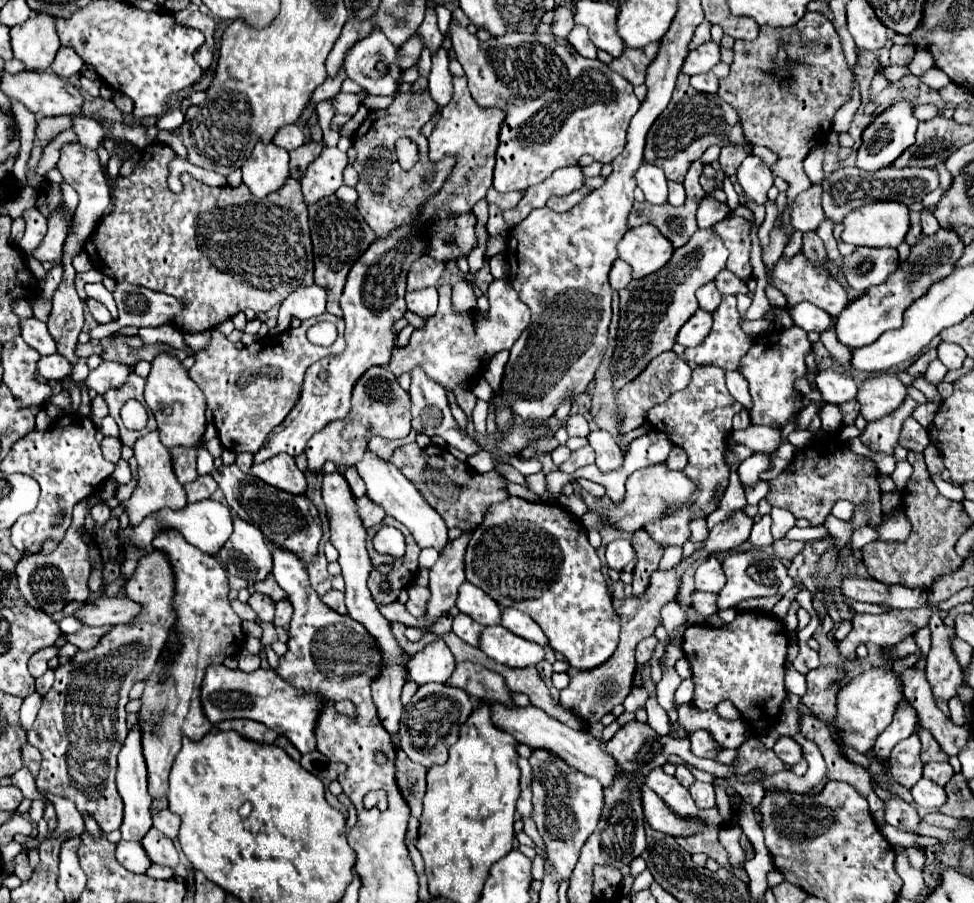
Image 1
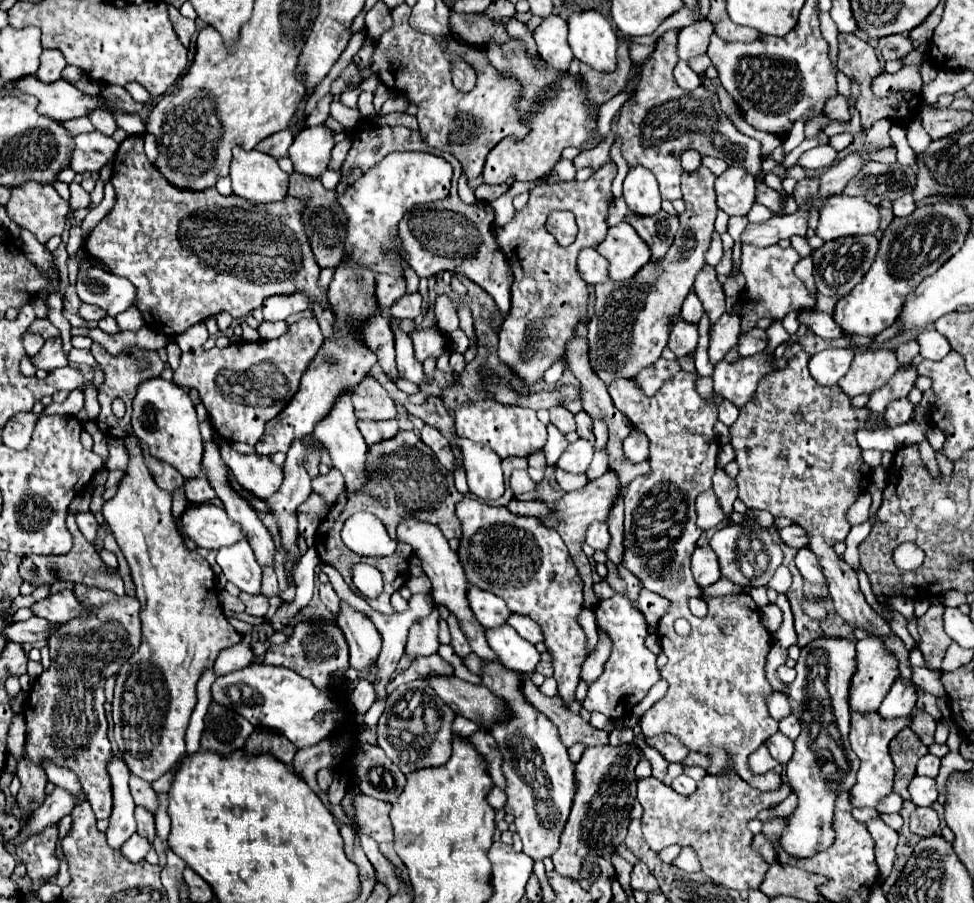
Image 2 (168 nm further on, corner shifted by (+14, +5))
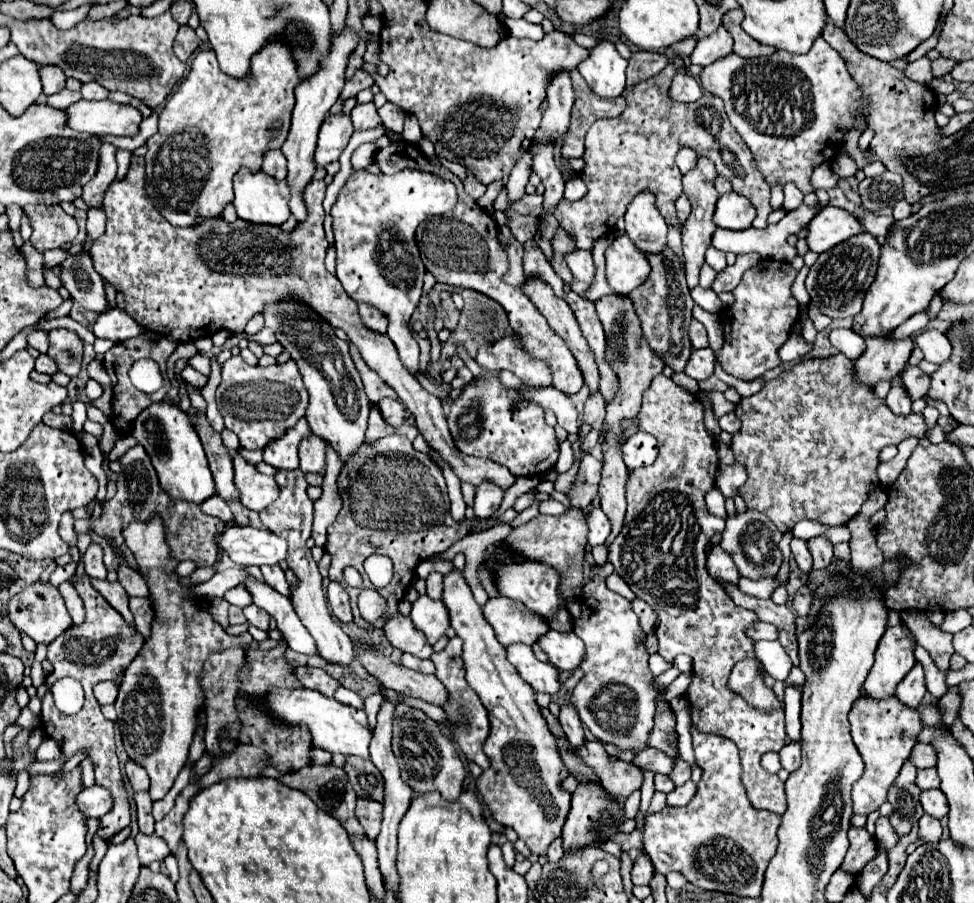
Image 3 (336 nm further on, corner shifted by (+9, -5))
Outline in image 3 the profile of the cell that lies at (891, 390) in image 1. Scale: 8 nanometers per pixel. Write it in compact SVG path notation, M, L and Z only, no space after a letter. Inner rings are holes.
M891 334L885 336L863 336L867 342L867 350L859 360L855 360L857 378L867 384L875 386L879 380L893 380L899 372L903 372L909 354L913 350L913 338L893 338Z

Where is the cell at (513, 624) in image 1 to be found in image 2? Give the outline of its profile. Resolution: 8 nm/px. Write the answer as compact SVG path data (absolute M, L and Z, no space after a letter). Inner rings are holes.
M510 614L508 624L510 624L524 640L528 640L528 642L532 642L532 644L538 644L538 642L544 640L544 638L542 638L542 630L538 630L538 624L534 624L530 618L526 618L526 616L522 616L522 614Z

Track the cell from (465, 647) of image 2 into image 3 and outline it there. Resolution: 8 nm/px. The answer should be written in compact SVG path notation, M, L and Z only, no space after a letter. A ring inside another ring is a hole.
M459 636L451 638L449 644L445 646L445 650L435 652L431 656L433 664L435 664L435 676L437 680L445 686L447 690L447 702L441 706L441 710L447 714L449 720L449 732L453 736L453 742L459 744L461 752L467 756L467 760L473 760L475 764L479 764L483 770L487 768L489 760L483 752L483 742L489 736L489 718L487 718L487 710L481 704L479 696L469 688L469 684L465 682L465 672L463 672L463 660L461 660L461 640Z

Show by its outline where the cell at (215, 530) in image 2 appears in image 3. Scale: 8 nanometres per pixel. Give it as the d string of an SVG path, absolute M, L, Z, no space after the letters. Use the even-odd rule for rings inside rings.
M227 526L217 544L239 566L279 564L287 556L287 542L281 536L251 526Z

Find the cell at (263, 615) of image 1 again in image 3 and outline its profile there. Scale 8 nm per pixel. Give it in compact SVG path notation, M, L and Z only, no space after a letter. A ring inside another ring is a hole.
M255 604L243 608L243 614L247 618L247 624L259 628L259 630L269 630L271 626L271 616L267 616L267 612L263 612L261 608L257 608Z

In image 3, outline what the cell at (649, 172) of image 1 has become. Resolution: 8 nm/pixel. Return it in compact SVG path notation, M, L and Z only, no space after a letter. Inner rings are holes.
M641 192L625 212L625 232L643 254L659 254L667 248L667 224L655 208L655 196Z

